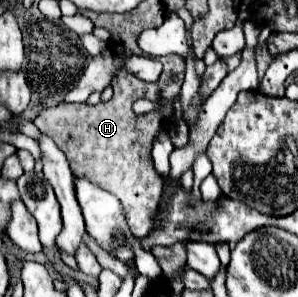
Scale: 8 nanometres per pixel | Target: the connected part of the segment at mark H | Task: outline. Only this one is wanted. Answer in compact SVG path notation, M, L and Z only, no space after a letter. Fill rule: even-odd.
M171 54L171 56L161 56L161 64L163 64L163 74L161 74L161 80L157 80L157 82L153 82L153 84L147 84L147 82L143 82L143 80L137 80L137 78L135 78L135 76L131 76L131 73L127 73L127 71L121 70L121 72L119 72L119 74L117 74L117 76L115 76L115 78L113 78L113 80L112 80L111 85L113 88L114 95L109 102L100 103L95 106L89 106L86 103L62 102L54 108L49 108L47 110L43 110L37 116L37 118L35 118L35 120L33 120L33 122L35 122L35 126L37 126L37 128L39 128L39 130L41 130L41 132L43 132L43 134L47 134L47 136L49 136L49 138L53 138L53 142L55 142L55 144L57 144L57 146L59 146L59 148L61 148L61 150L63 150L63 152L65 152L65 156L67 156L67 160L69 160L69 166L71 166L71 170L73 170L73 174L75 174L75 176L77 176L77 178L81 178L81 176L85 176L85 178L89 178L89 180L91 180L91 182L93 182L93 184L95 184L95 186L99 186L99 188L103 188L103 190L107 190L107 192L111 192L111 194L113 194L113 196L117 196L117 198L119 198L119 202L121 202L121 204L123 204L123 212L125 212L125 218L127 218L127 224L129 224L129 230L131 230L131 234L133 234L133 236L135 236L135 238L143 238L143 236L147 236L147 234L149 234L149 230L151 230L151 214L155 214L155 210L157 210L157 206L159 206L159 200L161 200L161 194L163 194L163 178L161 178L161 176L159 176L159 174L157 174L157 172L155 172L153 160L151 160L151 148L153 148L153 140L155 140L155 138L157 138L157 136L159 136L159 132L161 132L161 130L163 130L163 120L165 120L165 118L163 118L163 114L161 114L161 110L159 110L159 108L161 108L161 106L165 106L165 104L167 104L167 102L171 102L171 100L175 100L175 98L177 98L177 96L179 96L179 90L181 90L181 84L183 84L183 80L181 80L181 72L183 72L183 76L185 76L185 58L181 58L181 56L175 56L175 54ZM139 98L147 98L147 100L151 100L151 102L157 102L157 104L159 104L159 108L157 108L157 110L153 110L153 112L149 112L149 114L143 114L143 116L139 116L139 114L135 114L135 112L133 112L133 102L135 102L135 100L139 100ZM79 128L83 128L83 130L85 130L85 132L83 132L83 134L79 134L79 132L77 132L77 130L79 130Z

